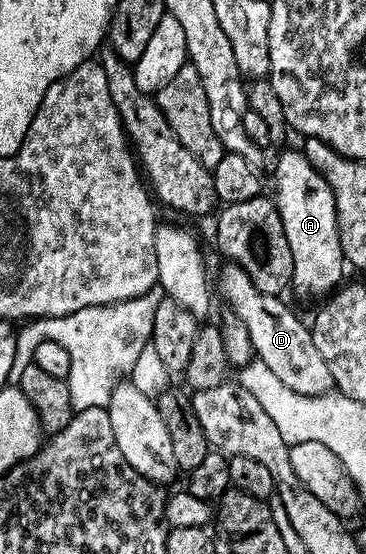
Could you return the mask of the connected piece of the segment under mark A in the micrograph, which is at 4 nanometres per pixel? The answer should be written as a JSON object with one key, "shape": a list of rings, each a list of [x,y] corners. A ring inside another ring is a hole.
{"shape":[[[300,148],[283,150],[277,157],[273,173],[277,176],[275,200],[279,219],[283,219],[287,247],[291,247],[292,292],[297,292],[301,297],[328,298],[342,284],[341,276],[347,270],[339,239],[335,195],[327,179],[311,167],[307,155]]]}

